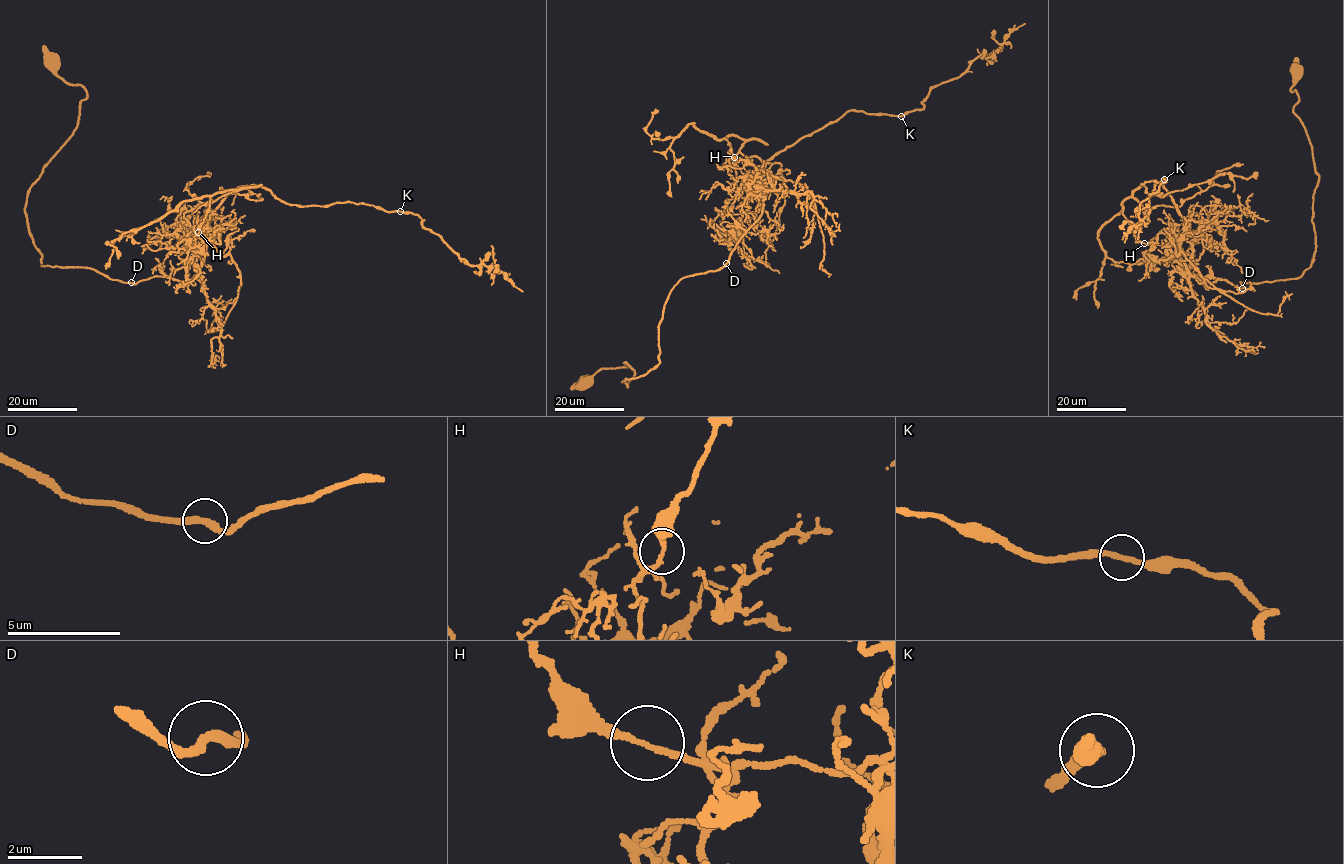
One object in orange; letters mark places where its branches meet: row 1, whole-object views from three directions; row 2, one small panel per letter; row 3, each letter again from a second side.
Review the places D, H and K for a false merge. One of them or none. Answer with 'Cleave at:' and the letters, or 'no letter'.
Cleave at: H

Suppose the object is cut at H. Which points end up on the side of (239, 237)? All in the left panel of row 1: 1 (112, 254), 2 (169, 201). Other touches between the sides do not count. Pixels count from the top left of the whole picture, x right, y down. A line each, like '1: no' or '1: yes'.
1: no
2: yes

